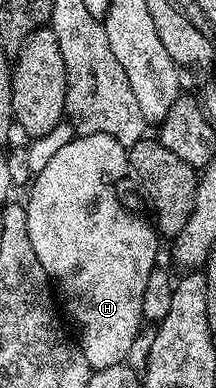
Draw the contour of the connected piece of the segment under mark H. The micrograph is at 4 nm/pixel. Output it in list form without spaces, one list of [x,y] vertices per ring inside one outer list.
[[[108,134],[75,135],[74,139],[68,142],[68,146],[60,146],[60,150],[56,150],[56,154],[52,154],[52,159],[49,160],[48,166],[44,166],[44,170],[36,173],[33,177],[34,185],[30,188],[30,197],[25,197],[24,200],[26,213],[28,214],[28,238],[32,238],[32,250],[36,250],[36,258],[40,258],[40,266],[44,266],[46,275],[50,277],[53,287],[57,289],[60,296],[60,291],[62,291],[62,296],[66,299],[66,308],[70,311],[75,326],[78,327],[78,336],[76,332],[77,343],[81,347],[84,358],[90,363],[91,369],[94,370],[123,363],[127,359],[126,355],[133,350],[134,343],[138,340],[138,327],[143,327],[144,324],[142,318],[144,286],[148,283],[148,274],[152,274],[152,270],[159,263],[158,243],[160,243],[160,237],[157,231],[147,221],[146,225],[140,217],[125,212],[122,209],[121,202],[118,201],[118,192],[114,189],[114,183],[122,175],[127,175],[127,172],[127,145],[116,142],[116,138],[112,138]]]

